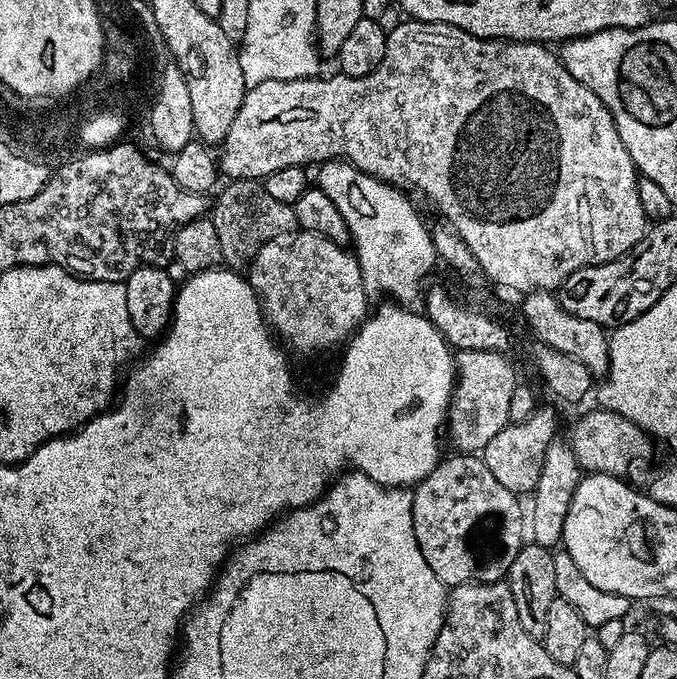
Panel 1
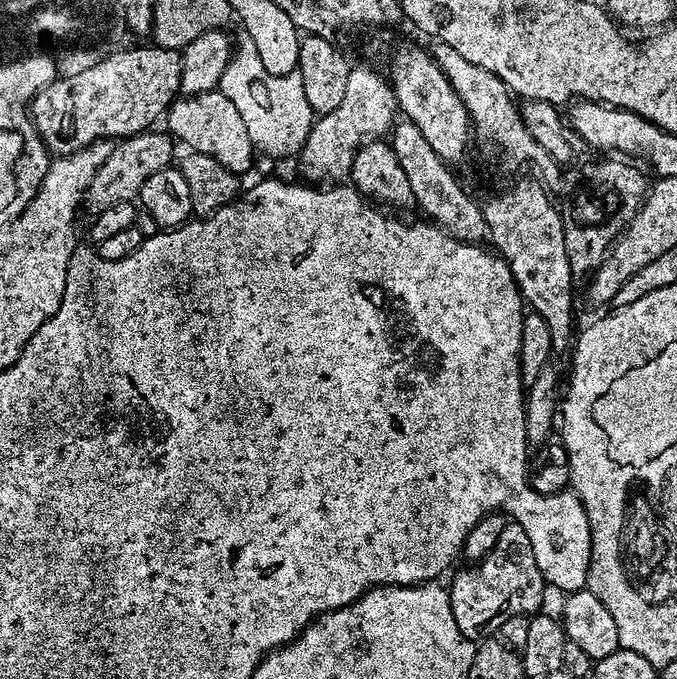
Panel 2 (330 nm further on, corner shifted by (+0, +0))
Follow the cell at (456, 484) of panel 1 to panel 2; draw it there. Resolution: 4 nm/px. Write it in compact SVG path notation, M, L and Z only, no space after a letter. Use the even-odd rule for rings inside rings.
M515 522L505 523L502 538L498 538L494 550L471 566L464 566L447 585L450 610L454 610L454 622L466 639L483 641L499 633L500 627L512 615L531 617L539 613L544 604L546 583L534 558L529 535Z

